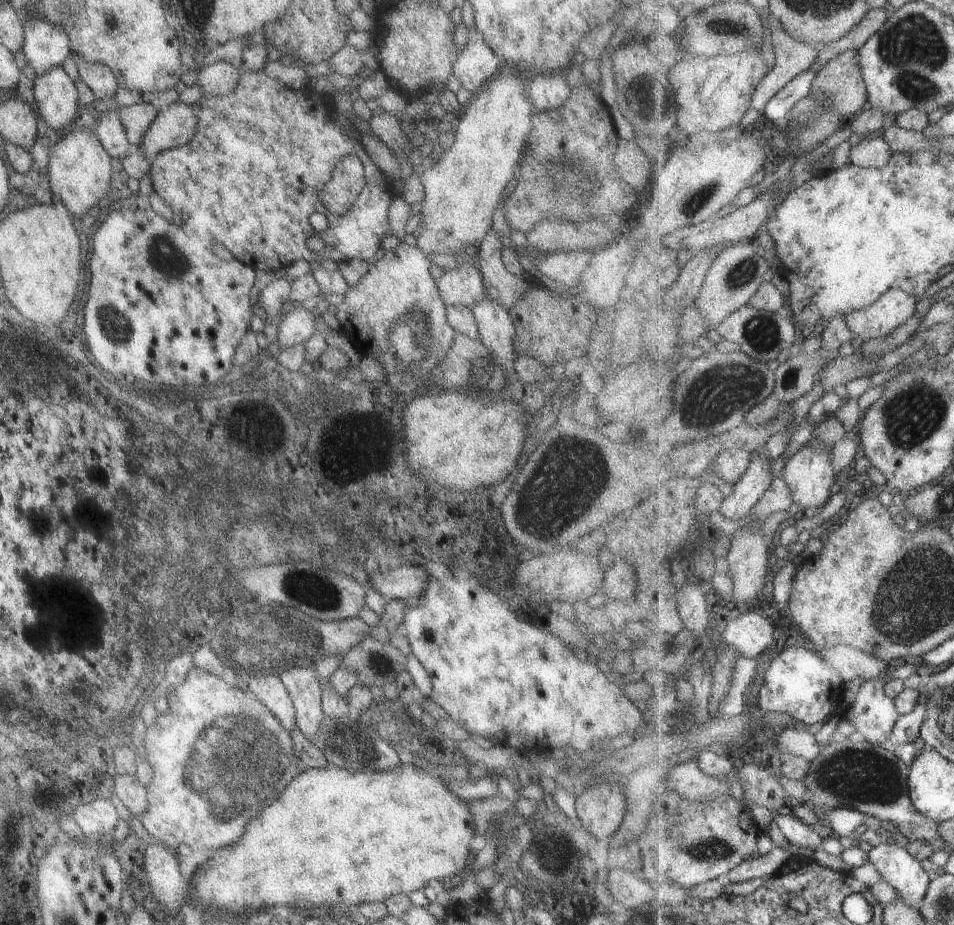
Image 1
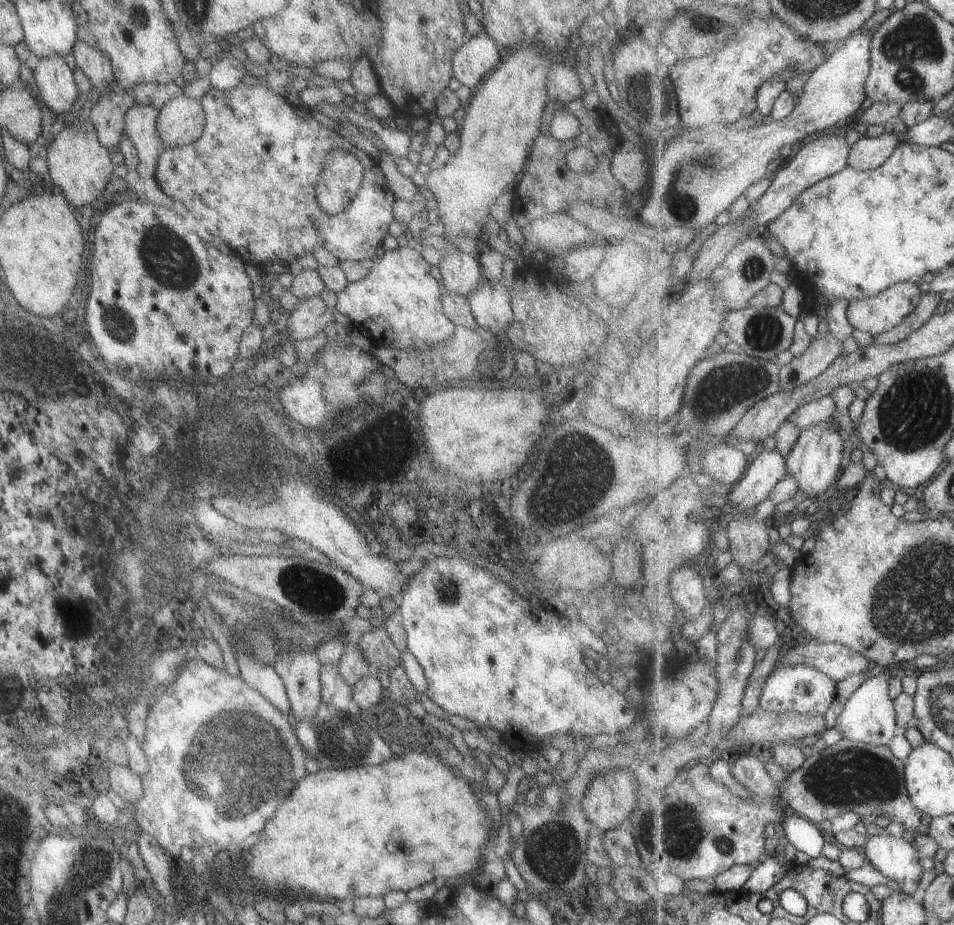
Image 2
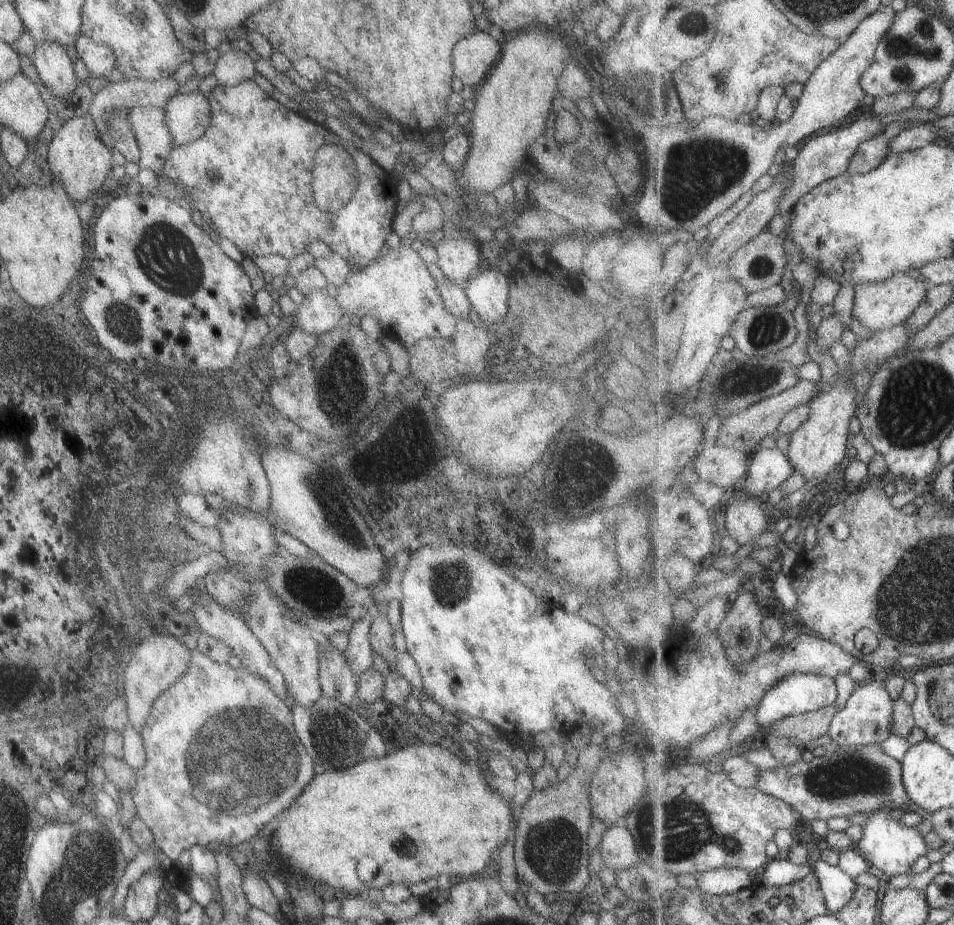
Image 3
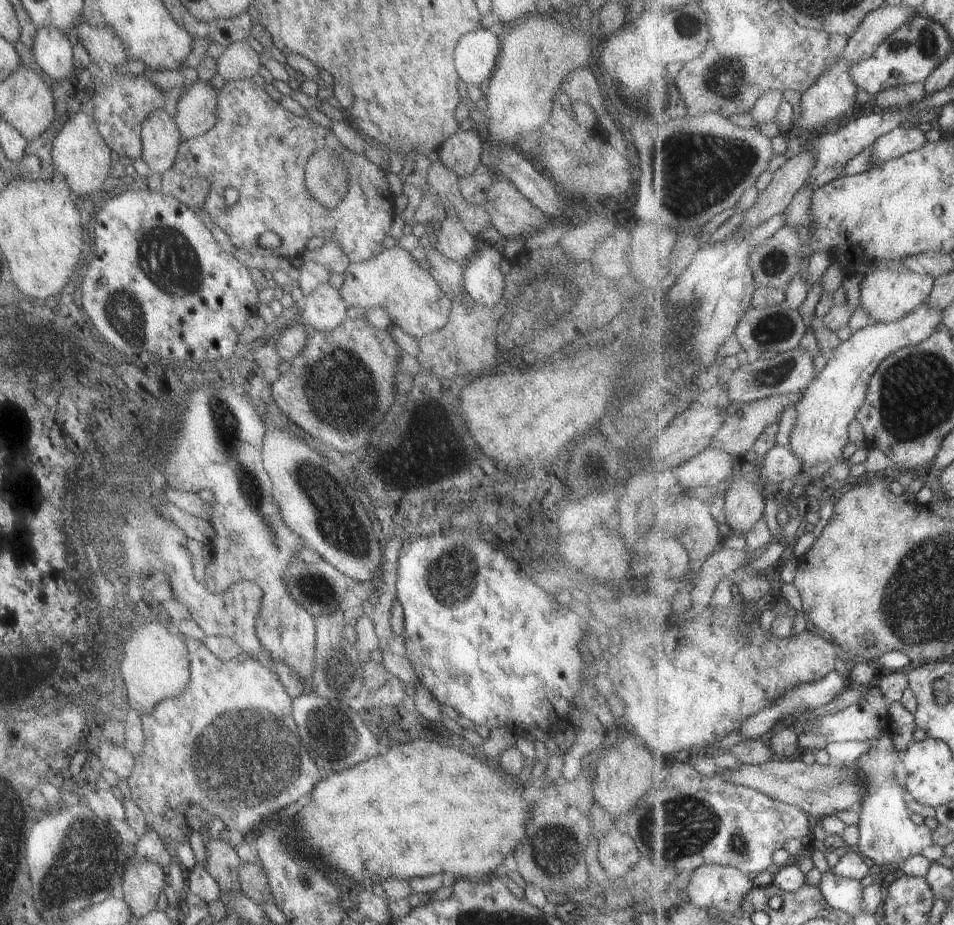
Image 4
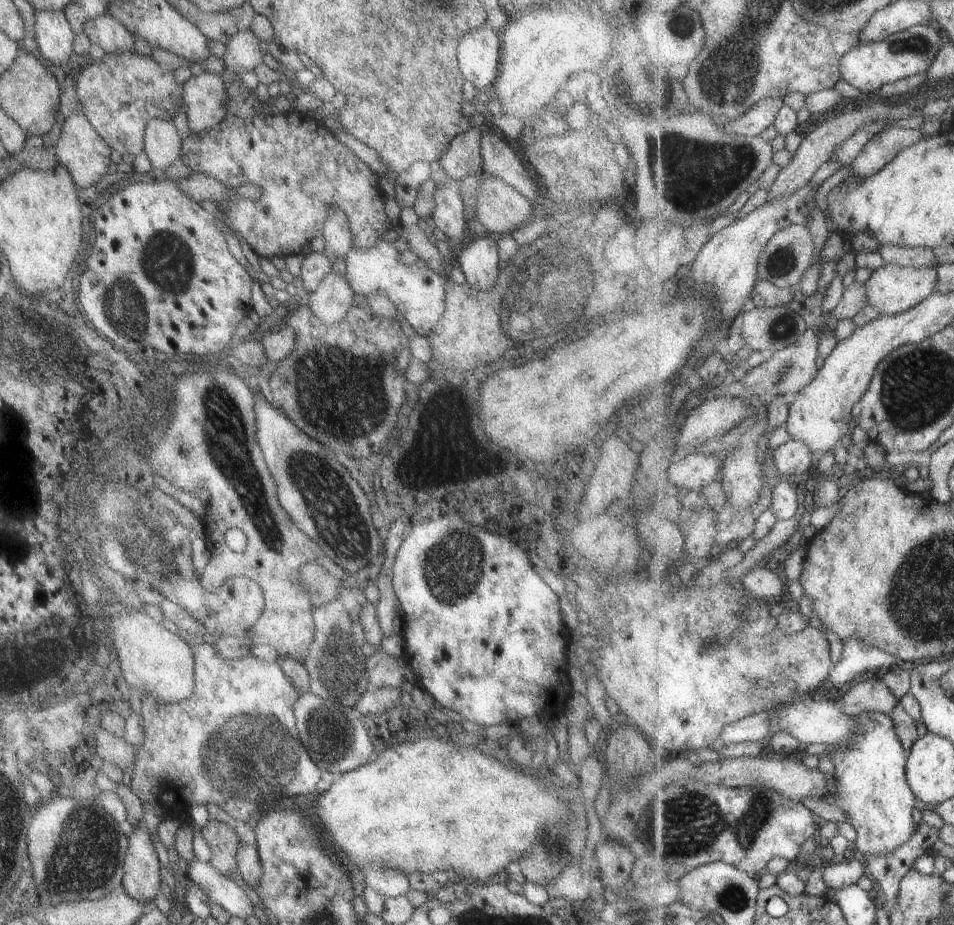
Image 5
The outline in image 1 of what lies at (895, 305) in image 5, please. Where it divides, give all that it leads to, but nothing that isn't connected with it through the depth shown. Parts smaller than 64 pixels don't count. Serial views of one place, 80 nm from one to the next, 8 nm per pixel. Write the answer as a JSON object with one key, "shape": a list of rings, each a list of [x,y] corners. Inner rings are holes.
{"shape":[[[893,288],[883,294],[869,308],[847,314],[847,326],[851,328],[853,335],[860,337],[863,342],[879,338],[885,339],[915,315],[919,300],[911,292]]]}

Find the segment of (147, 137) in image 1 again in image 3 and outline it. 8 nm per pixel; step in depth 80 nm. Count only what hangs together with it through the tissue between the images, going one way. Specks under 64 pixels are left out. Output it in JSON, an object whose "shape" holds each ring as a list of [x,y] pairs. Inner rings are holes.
{"shape":[[[197,90],[189,94],[174,95],[167,100],[162,110],[173,147],[199,138],[209,122],[211,112],[206,96],[199,94]]]}

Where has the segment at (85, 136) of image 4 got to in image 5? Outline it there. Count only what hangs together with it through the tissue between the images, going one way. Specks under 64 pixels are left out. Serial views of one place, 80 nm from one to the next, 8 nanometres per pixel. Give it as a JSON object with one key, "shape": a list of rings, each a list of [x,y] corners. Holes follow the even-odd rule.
{"shape":[[[80,110],[70,112],[62,120],[60,132],[54,144],[54,153],[57,162],[67,169],[77,189],[91,186],[95,182],[107,182],[106,172],[110,165],[110,148],[95,129],[91,128],[89,121]]]}

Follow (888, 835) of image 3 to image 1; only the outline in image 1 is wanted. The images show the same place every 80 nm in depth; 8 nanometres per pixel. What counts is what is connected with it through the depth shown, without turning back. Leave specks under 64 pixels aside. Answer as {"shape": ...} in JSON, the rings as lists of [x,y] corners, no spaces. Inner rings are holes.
{"shape":[[[886,840],[884,843],[871,848],[868,852],[870,862],[881,872],[881,877],[903,900],[909,904],[919,904],[928,894],[932,876],[923,870],[921,860],[907,850],[897,846],[894,841]]]}

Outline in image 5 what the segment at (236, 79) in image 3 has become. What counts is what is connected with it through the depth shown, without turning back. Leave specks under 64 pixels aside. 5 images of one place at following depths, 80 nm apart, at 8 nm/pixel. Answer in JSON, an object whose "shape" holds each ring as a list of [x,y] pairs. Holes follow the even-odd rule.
{"shape":[[[247,28],[236,32],[228,38],[222,60],[225,72],[238,75],[252,71],[262,62],[262,51],[259,49],[258,38]]]}

